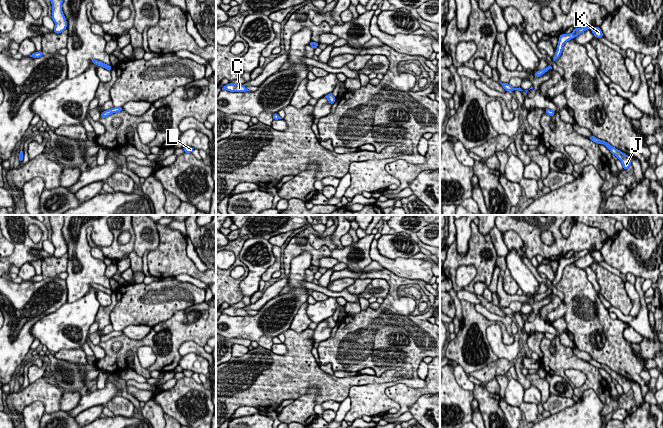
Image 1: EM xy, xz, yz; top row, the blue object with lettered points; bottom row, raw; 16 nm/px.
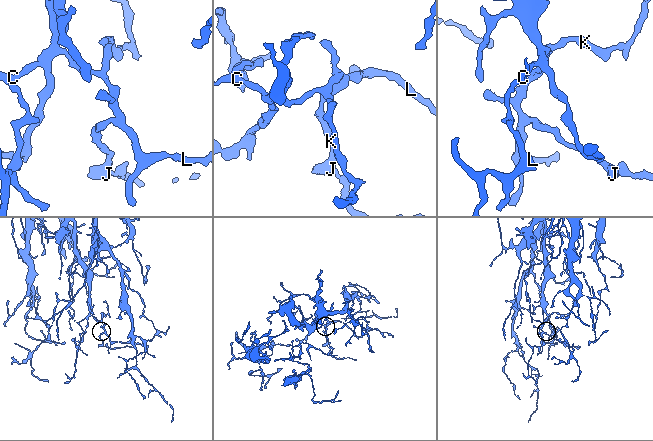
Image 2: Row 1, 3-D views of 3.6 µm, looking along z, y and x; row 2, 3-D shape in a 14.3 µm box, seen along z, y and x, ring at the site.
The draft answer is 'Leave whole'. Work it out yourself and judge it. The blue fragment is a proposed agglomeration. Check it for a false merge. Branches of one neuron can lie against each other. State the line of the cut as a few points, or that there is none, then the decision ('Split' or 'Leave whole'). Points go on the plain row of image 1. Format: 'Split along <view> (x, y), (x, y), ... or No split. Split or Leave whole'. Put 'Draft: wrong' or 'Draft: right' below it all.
No split. Leave whole
Draft: right

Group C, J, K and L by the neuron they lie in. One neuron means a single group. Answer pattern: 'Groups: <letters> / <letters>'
Groups: C J K L

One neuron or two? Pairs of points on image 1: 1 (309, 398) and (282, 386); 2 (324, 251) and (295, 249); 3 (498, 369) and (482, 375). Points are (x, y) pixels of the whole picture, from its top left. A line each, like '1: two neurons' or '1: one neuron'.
1: two neurons
2: one neuron
3: one neuron

